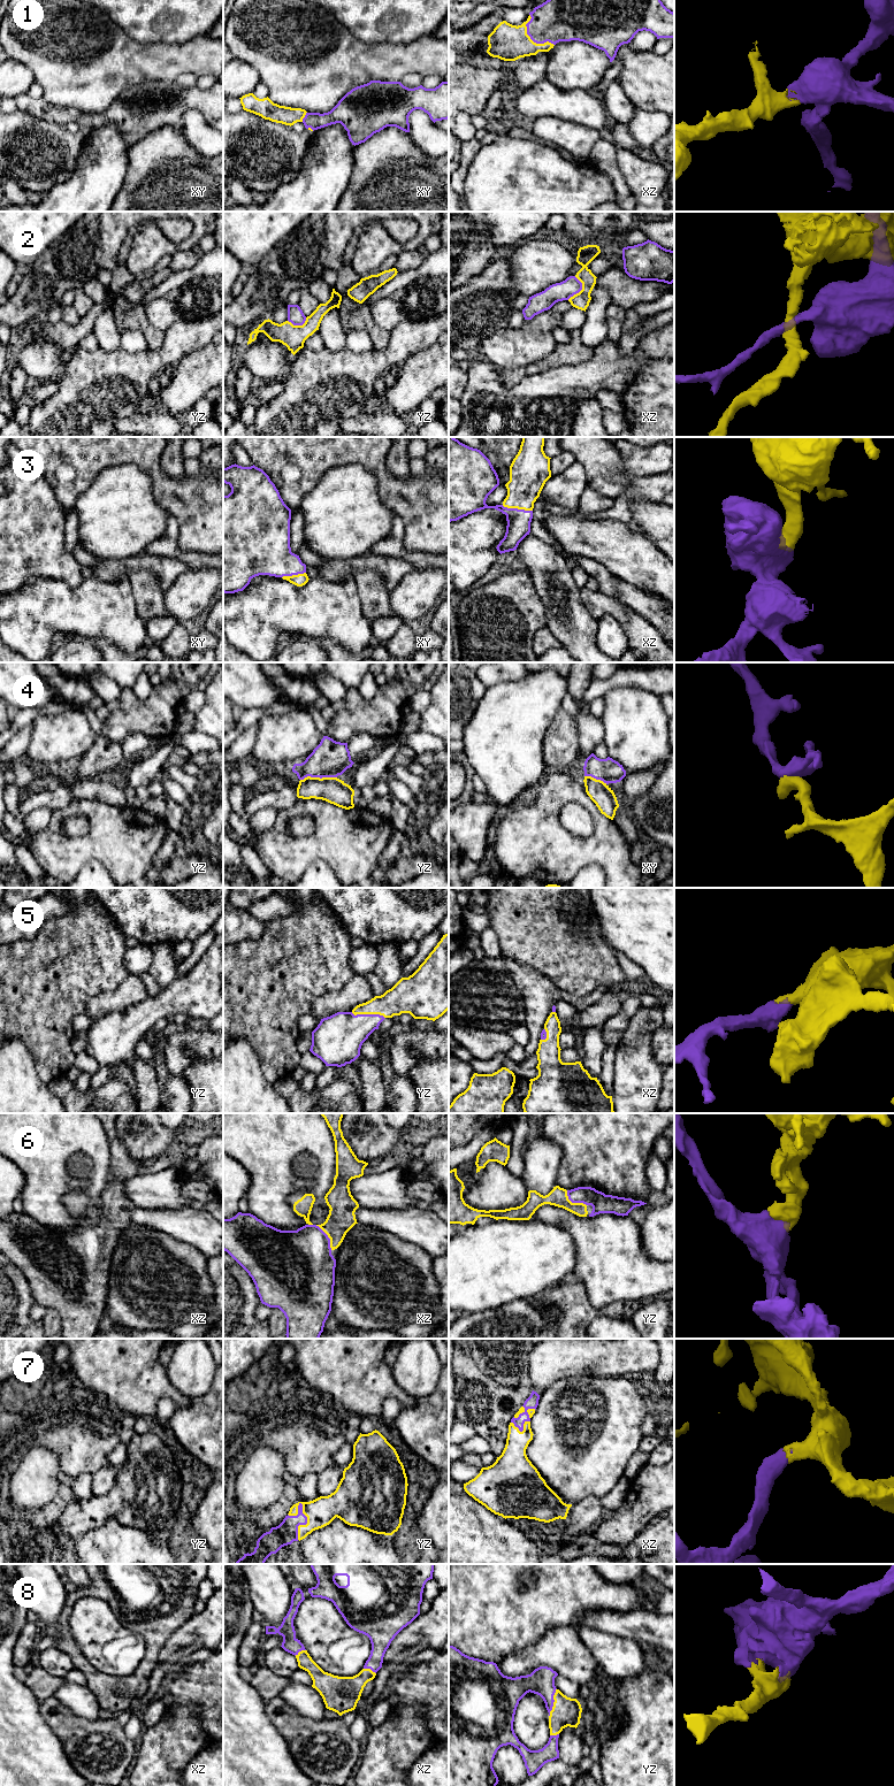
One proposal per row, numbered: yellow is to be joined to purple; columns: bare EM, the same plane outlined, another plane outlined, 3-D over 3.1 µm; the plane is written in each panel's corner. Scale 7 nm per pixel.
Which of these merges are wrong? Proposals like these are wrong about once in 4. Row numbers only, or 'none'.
2

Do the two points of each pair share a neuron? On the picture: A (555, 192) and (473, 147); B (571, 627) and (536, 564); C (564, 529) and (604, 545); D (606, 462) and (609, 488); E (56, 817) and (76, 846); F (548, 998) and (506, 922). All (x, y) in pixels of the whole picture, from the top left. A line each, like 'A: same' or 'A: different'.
A: different
B: same
C: same
D: same
E: same
F: different

